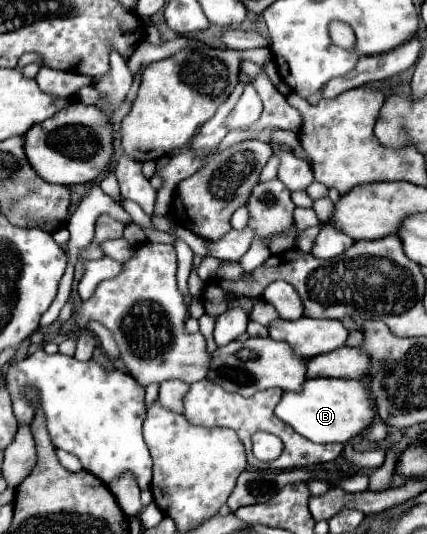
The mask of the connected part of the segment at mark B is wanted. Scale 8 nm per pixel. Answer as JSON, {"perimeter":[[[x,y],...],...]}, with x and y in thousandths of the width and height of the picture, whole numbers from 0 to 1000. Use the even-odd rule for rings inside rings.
{"perimeter":[[[731,708],[717,712],[707,730],[665,734],[642,775],[684,798],[698,813],[740,831],[815,828],[820,820],[848,813],[871,790],[876,764],[871,749],[843,712],[801,712],[801,708]]]}

